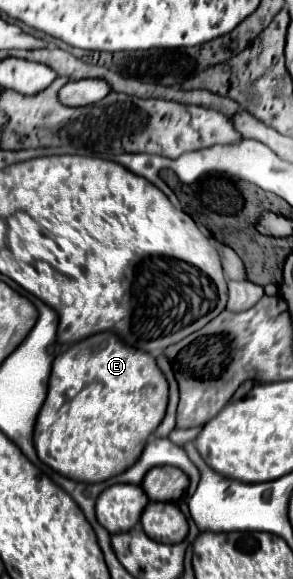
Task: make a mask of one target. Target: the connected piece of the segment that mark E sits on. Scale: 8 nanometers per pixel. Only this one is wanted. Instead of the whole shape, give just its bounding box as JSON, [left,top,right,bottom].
[35,332,169,482]

